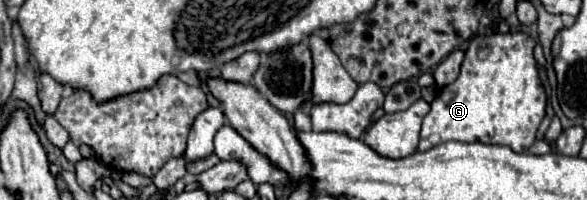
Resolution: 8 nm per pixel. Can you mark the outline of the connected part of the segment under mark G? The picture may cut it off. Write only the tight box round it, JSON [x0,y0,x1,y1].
[419,32,547,152]

